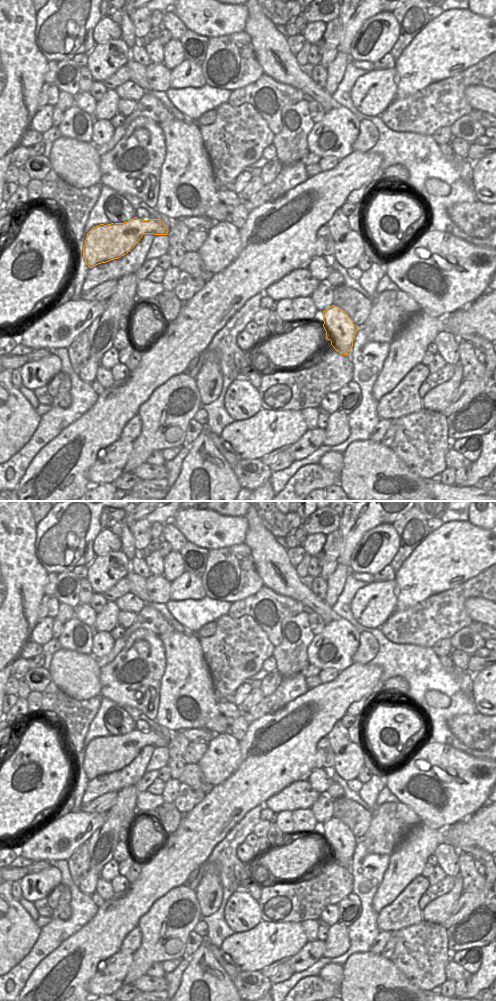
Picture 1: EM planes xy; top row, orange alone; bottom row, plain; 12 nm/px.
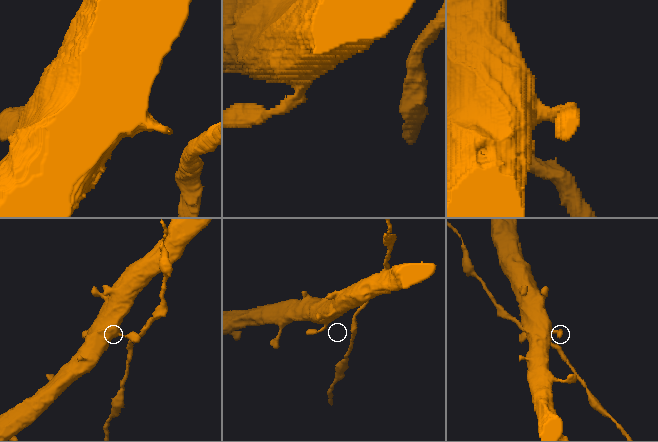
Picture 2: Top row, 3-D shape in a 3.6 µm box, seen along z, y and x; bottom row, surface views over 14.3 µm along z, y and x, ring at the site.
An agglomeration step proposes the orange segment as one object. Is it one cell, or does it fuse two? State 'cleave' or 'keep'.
keep

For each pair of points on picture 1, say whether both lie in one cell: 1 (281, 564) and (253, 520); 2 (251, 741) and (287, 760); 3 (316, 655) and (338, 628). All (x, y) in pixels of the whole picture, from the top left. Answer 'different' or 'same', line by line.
1: same
2: same
3: same

